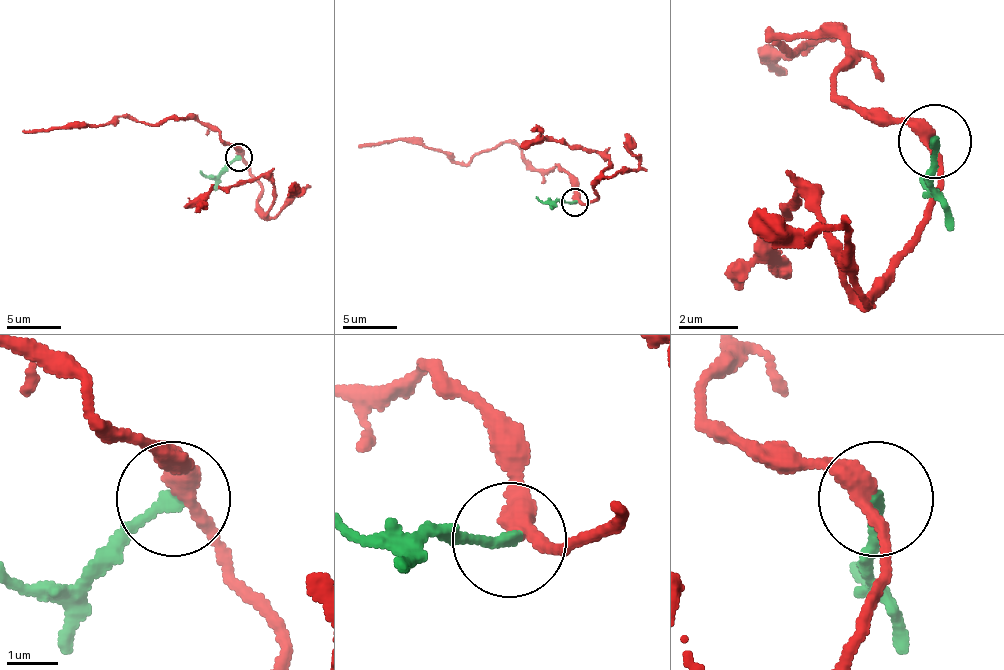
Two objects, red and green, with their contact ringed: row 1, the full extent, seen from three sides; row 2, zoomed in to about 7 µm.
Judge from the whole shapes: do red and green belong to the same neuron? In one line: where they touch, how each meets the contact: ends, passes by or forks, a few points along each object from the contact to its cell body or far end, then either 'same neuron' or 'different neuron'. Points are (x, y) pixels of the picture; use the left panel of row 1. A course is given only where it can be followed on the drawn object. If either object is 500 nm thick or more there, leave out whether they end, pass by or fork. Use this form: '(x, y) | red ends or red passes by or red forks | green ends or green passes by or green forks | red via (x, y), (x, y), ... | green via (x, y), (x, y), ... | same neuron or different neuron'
(238, 157) | red passes by | green ends | red via (237, 155), (237, 149), (210, 128), (177, 119), (150, 125), (131, 117), (117, 117), (104, 125), (22, 130) | green via (237, 158), (216, 177), (205, 177), (199, 171) | different neuron

